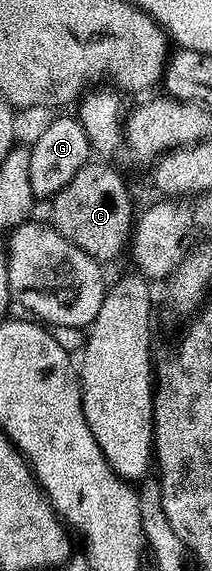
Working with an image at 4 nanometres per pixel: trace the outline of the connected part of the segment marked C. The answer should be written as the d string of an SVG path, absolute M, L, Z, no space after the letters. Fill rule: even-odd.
M109 162L85 163L80 173L76 173L76 177L72 177L72 181L68 181L68 185L64 185L64 189L60 189L60 193L56 193L52 200L54 230L99 261L114 259L121 251L123 254L132 239L136 224L134 199L130 196L121 173L106 163Z

